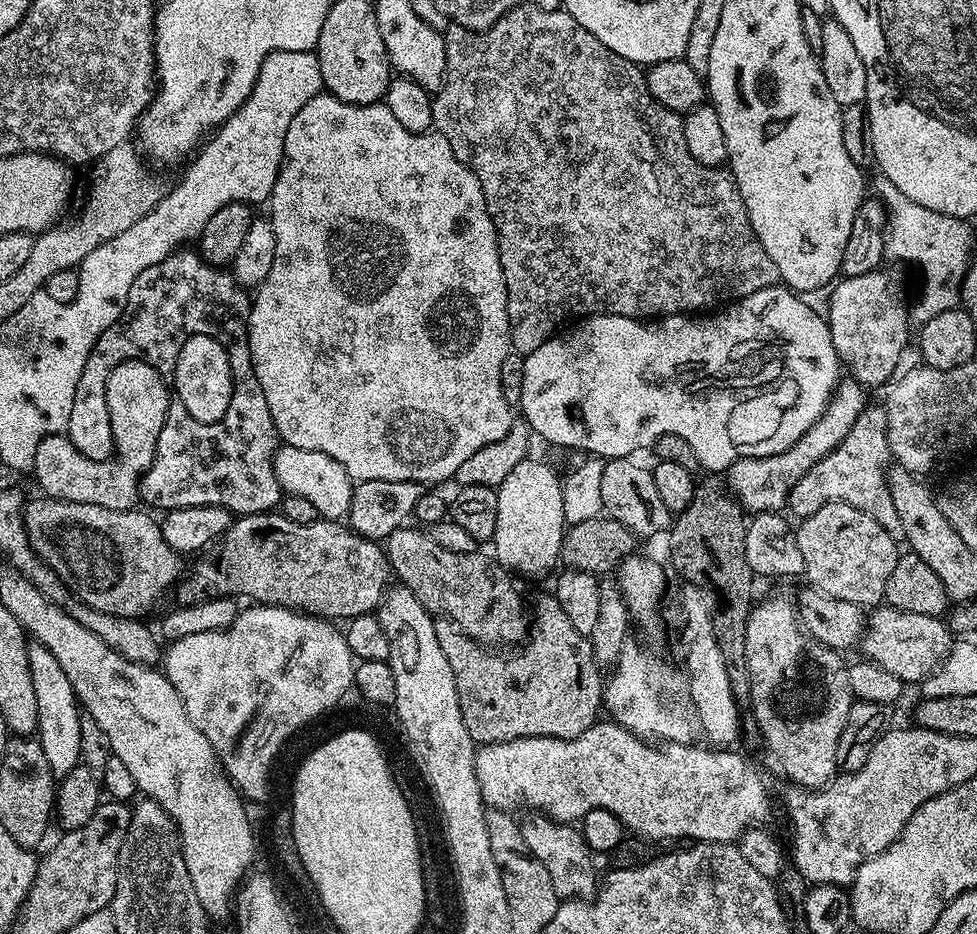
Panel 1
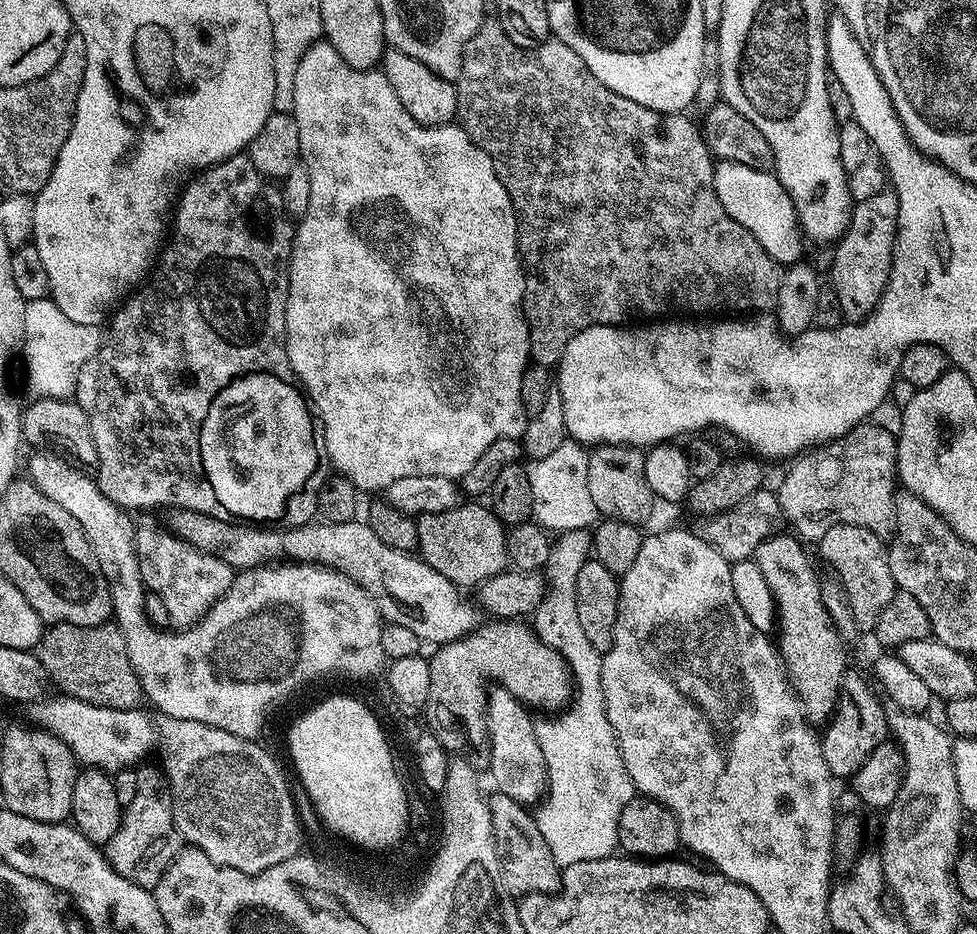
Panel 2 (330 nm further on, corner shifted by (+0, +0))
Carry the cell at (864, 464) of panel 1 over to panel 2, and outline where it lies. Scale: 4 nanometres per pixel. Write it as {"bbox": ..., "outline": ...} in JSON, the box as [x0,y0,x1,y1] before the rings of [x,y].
{"bbox":[778,422,898,542],"outline":[[[865,422],[852,428],[844,436],[829,440],[827,444],[809,451],[784,476],[778,487],[780,505],[785,521],[794,529],[801,541],[819,542],[835,524],[853,524],[870,529],[874,535],[890,538],[896,533],[896,498],[898,477],[896,475],[897,437],[883,428],[880,422]]]}

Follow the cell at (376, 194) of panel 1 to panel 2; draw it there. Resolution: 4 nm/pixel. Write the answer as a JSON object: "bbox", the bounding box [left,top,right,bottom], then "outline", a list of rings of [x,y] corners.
{"bbox":[284,38,532,493],"outline":[[[321,38],[306,50],[306,54],[300,59],[296,77],[294,78],[294,98],[292,99],[291,115],[298,124],[298,137],[300,147],[300,160],[303,167],[308,170],[310,178],[310,206],[304,213],[302,219],[295,225],[296,239],[292,241],[292,260],[288,264],[288,305],[286,306],[286,330],[284,331],[284,348],[288,352],[288,361],[294,370],[294,374],[300,379],[301,386],[318,417],[319,427],[322,429],[322,448],[332,459],[332,464],[337,473],[359,488],[361,493],[376,492],[386,490],[400,478],[414,478],[415,476],[441,476],[459,481],[502,438],[515,440],[523,437],[524,431],[528,429],[529,416],[524,413],[524,403],[522,402],[522,378],[524,372],[530,367],[530,357],[532,347],[530,346],[530,334],[528,333],[528,319],[524,317],[524,265],[520,258],[520,246],[518,243],[518,225],[516,223],[516,211],[510,202],[510,194],[506,186],[498,178],[494,170],[494,162],[490,157],[479,148],[473,140],[468,137],[468,131],[459,123],[439,124],[438,126],[426,126],[414,122],[410,118],[410,113],[402,102],[398,102],[398,94],[394,94],[394,86],[386,82],[383,71],[380,70],[358,70],[346,62],[342,62],[342,54],[334,50],[327,40]]]}

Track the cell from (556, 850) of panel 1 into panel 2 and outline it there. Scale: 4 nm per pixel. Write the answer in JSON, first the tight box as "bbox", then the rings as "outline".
{"bbox":[487,686,548,806],"outline":[[[496,686],[487,693],[488,698],[488,749],[490,762],[487,771],[492,772],[495,791],[514,798],[525,806],[539,805],[548,791],[548,771],[542,758],[542,748],[536,737],[536,720],[533,713],[519,700],[515,700],[504,688]]]}

